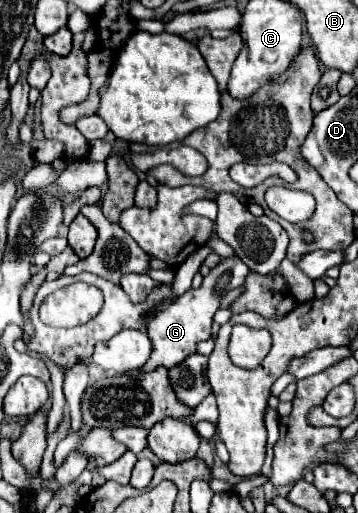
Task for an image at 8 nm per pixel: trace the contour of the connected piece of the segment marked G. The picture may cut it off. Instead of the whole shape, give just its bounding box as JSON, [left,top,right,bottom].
[136,258,250,374]

